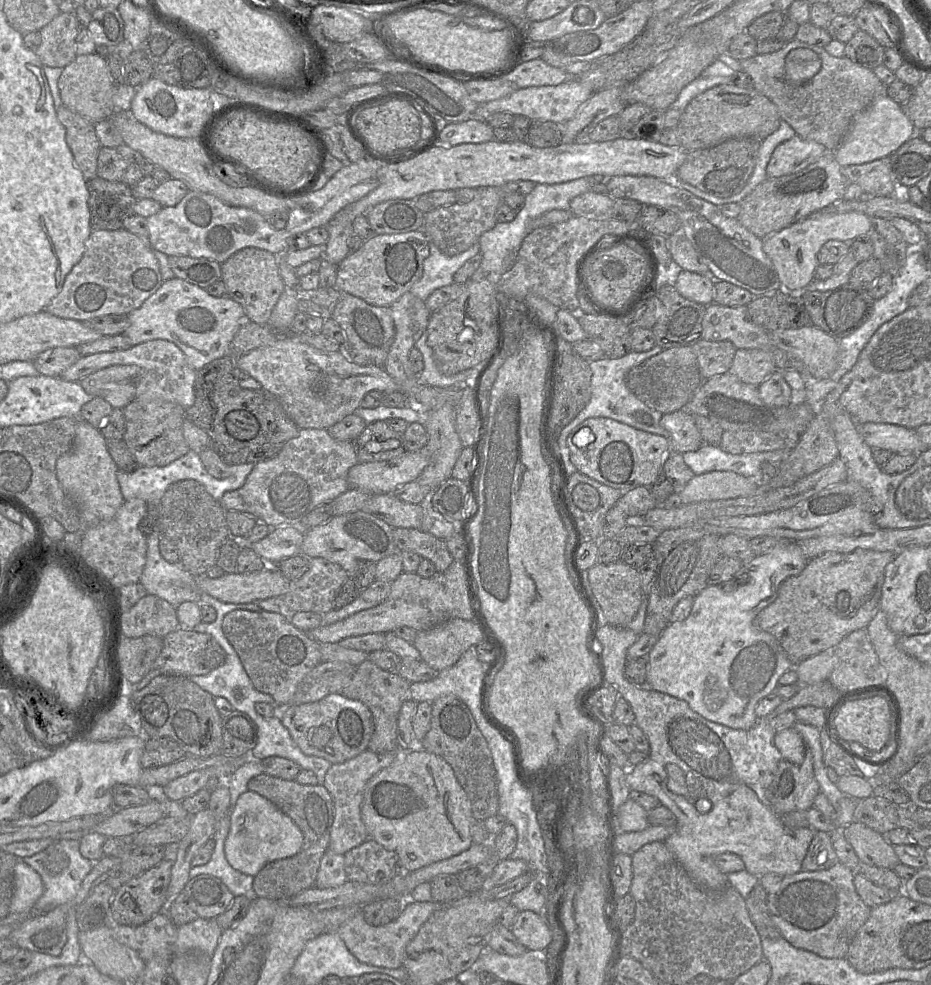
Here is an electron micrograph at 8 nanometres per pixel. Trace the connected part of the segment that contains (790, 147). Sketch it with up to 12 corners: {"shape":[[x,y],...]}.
{"shape":[[796,134],[775,148],[767,176],[798,172],[827,151]]}

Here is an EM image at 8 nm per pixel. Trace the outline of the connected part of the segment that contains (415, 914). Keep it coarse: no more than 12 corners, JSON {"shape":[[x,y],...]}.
{"shape":[[407,899],[382,926],[359,913],[337,934],[361,963],[402,968],[408,943],[447,904]]}

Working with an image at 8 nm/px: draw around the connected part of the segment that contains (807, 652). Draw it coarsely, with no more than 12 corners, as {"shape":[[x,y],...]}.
{"shape":[[898,552],[809,559],[754,623],[794,665],[866,629]]}

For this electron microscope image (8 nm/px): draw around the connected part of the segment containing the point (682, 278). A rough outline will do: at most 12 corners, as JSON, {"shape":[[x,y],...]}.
{"shape":[[682,270],[675,287],[704,306],[714,302],[714,281]]}

